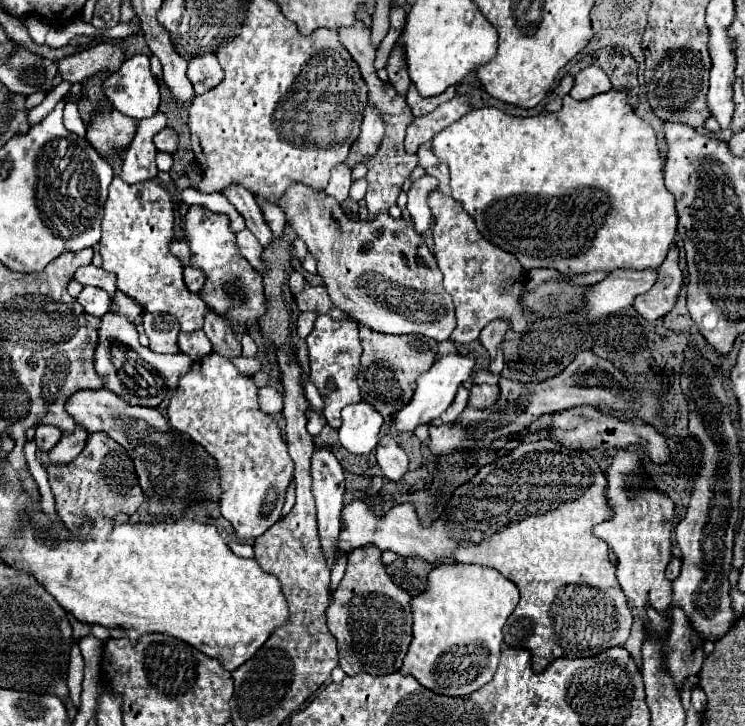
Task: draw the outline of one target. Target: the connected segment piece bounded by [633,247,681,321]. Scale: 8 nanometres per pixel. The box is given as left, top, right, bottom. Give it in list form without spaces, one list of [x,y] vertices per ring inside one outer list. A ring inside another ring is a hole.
[[[671,247],[665,263],[661,263],[659,267],[657,283],[647,293],[635,299],[633,307],[637,309],[639,315],[643,315],[643,319],[657,321],[673,309],[681,289],[681,269],[677,265],[677,259],[679,259],[679,251],[677,247]]]

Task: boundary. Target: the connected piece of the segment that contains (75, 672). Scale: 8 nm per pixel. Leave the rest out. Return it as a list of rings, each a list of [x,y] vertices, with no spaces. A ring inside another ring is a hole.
[[[73,643],[73,651],[71,651],[71,661],[69,661],[69,677],[67,677],[67,685],[69,685],[69,697],[79,709],[81,705],[81,681],[83,681],[83,657],[79,651],[79,645]]]

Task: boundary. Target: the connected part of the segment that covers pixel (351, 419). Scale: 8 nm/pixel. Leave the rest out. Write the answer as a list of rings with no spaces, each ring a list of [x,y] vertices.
[[[365,401],[347,405],[341,411],[343,425],[339,429],[341,445],[355,455],[369,453],[379,443],[379,431],[383,425],[383,417]]]

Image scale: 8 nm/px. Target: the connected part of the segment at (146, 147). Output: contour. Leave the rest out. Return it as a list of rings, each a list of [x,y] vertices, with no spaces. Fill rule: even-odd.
[[[155,113],[153,117],[139,121],[137,135],[125,153],[123,169],[119,175],[125,183],[133,185],[157,177],[157,167],[155,167],[157,149],[153,145],[153,135],[161,131],[165,125],[167,117],[163,113]]]

